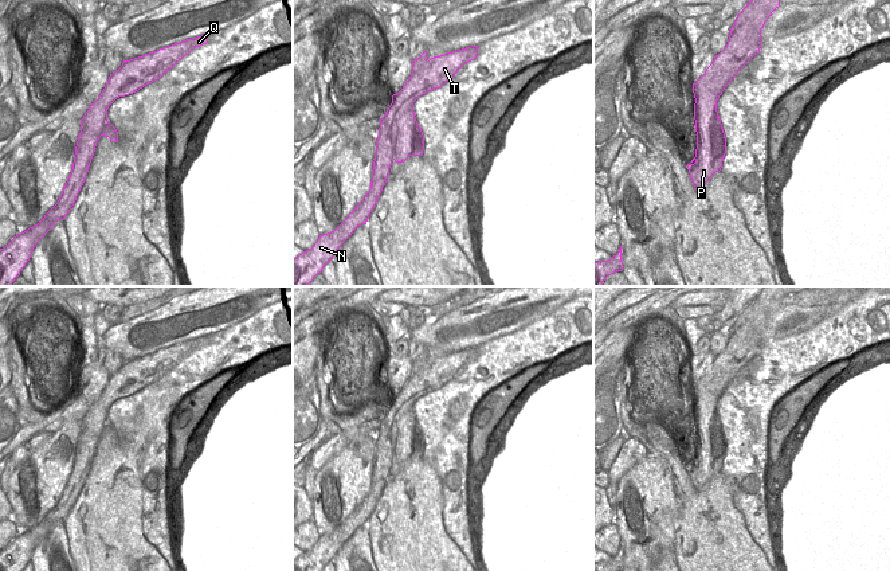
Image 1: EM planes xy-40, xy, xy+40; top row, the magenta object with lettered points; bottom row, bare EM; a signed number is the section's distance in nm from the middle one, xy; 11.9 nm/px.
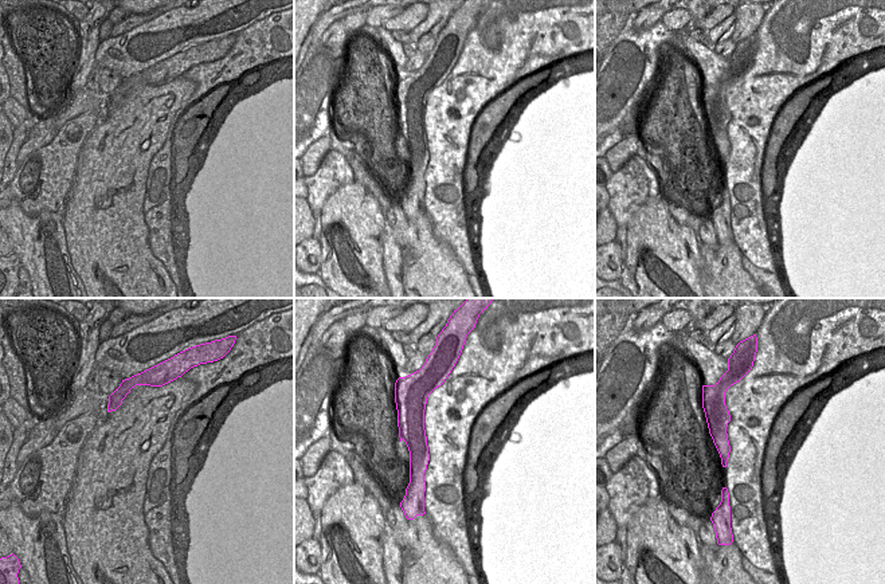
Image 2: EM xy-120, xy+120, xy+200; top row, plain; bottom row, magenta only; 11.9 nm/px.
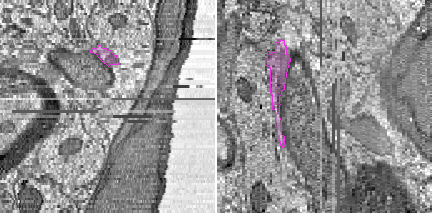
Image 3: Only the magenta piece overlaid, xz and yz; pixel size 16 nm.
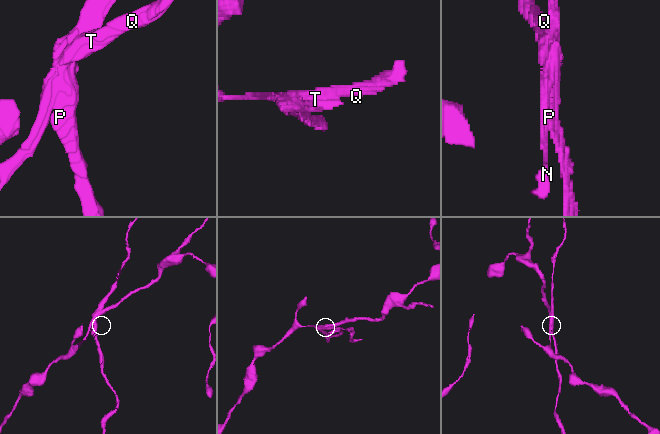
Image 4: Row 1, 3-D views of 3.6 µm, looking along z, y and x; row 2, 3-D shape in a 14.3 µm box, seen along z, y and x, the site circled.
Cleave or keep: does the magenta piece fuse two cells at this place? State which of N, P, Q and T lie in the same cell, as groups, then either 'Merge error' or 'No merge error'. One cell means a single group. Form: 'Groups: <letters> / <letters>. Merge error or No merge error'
Groups: N Q T / P. Merge error

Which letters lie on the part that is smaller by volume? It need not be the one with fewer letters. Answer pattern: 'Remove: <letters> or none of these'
Remove: P

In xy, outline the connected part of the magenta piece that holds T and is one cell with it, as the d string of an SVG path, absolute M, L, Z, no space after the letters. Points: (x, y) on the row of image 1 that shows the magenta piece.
M471 46L434 56L426 67L408 78L397 94L392 95L391 106L385 116L380 118L369 192L334 231L321 234L310 250L293 259L293 286L309 286L353 231L358 226L366 224L388 180L391 164L395 160L395 145L399 134L397 116L405 114L412 109L413 102L420 95L439 89L452 79L458 70L474 60L477 55L478 46Z

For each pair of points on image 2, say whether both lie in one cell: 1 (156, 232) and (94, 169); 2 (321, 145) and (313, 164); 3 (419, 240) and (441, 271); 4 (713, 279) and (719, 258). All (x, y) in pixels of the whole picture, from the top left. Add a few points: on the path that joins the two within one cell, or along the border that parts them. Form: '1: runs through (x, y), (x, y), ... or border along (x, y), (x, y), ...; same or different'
1: border along (145, 188), (144, 223), (151, 250); different
2: runs through (318, 149), (313, 160); same
3: runs through (419, 249), (433, 263); same
4: runs through (719, 274), (719, 263); same

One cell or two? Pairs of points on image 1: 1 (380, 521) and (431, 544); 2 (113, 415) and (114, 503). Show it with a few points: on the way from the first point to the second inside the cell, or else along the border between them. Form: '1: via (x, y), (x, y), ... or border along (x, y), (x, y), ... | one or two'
1: via (392, 525), (398, 525), (419, 544) | one
2: via (124, 437), (124, 458), (114, 468), (114, 481) | one

